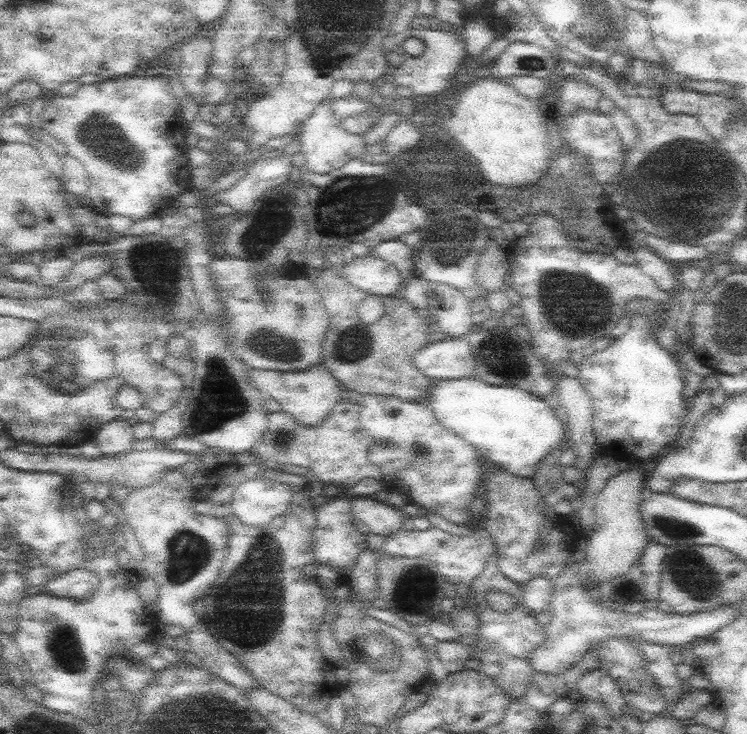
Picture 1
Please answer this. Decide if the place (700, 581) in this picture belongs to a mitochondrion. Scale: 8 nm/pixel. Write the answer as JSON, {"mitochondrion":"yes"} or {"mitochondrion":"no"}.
{"mitochondrion":"yes"}

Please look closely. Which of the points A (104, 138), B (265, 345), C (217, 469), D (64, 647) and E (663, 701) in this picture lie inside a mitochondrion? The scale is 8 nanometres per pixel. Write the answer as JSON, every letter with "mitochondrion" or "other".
{"A":"mitochondrion","B":"mitochondrion","C":"other","D":"mitochondrion","E":"other"}

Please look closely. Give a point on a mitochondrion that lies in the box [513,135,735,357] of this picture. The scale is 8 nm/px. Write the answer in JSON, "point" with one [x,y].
{"point":[575,305]}

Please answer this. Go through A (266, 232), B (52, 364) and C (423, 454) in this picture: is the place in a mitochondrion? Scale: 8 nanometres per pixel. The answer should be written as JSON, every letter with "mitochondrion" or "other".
{"A":"mitochondrion","B":"mitochondrion","C":"mitochondrion"}

